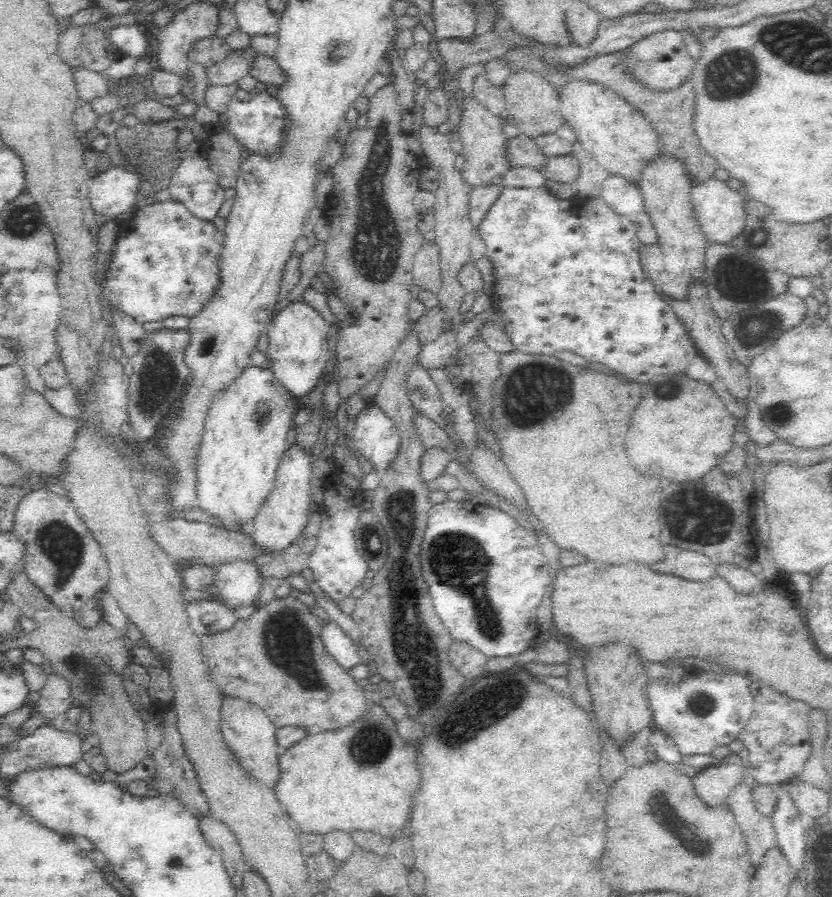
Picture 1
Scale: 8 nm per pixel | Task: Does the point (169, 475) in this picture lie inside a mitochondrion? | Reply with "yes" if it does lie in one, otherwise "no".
no

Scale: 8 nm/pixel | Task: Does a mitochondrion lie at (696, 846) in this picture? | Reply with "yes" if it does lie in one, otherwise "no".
yes

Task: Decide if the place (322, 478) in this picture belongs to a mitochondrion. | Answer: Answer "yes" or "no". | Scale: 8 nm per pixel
no

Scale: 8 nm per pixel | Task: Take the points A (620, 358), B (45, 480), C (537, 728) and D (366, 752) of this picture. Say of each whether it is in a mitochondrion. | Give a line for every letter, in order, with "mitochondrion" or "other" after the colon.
A: other
B: other
C: other
D: mitochondrion

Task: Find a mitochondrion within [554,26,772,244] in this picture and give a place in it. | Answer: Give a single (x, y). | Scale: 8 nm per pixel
(722, 80)

